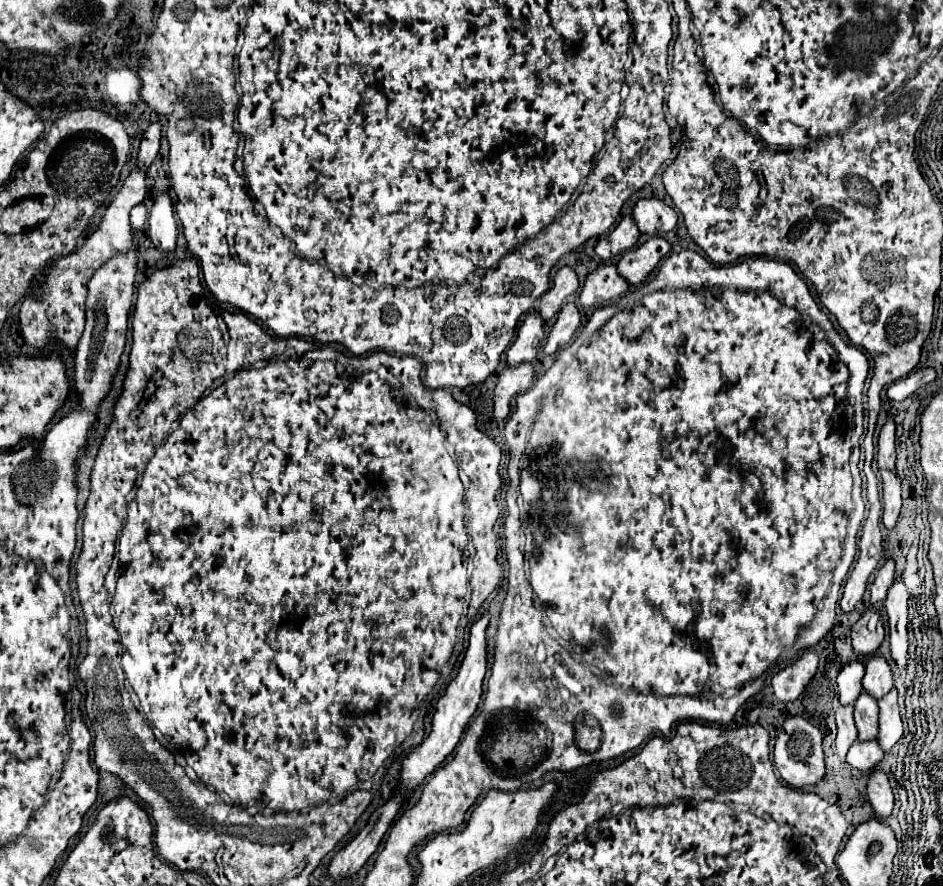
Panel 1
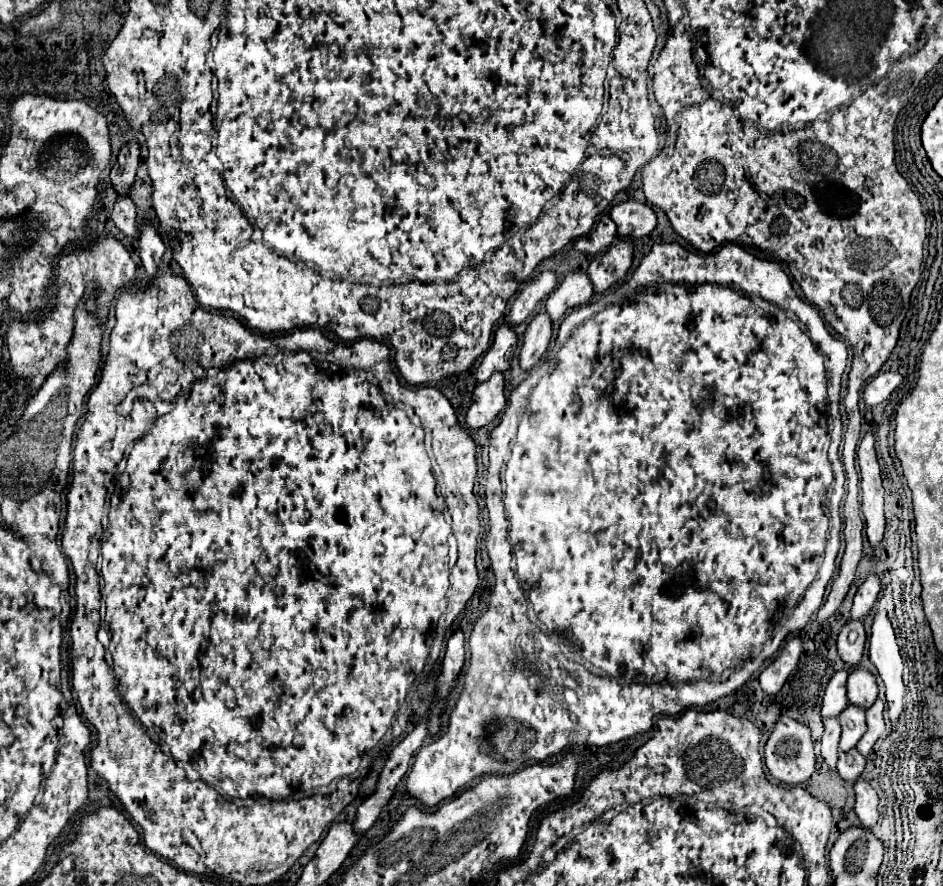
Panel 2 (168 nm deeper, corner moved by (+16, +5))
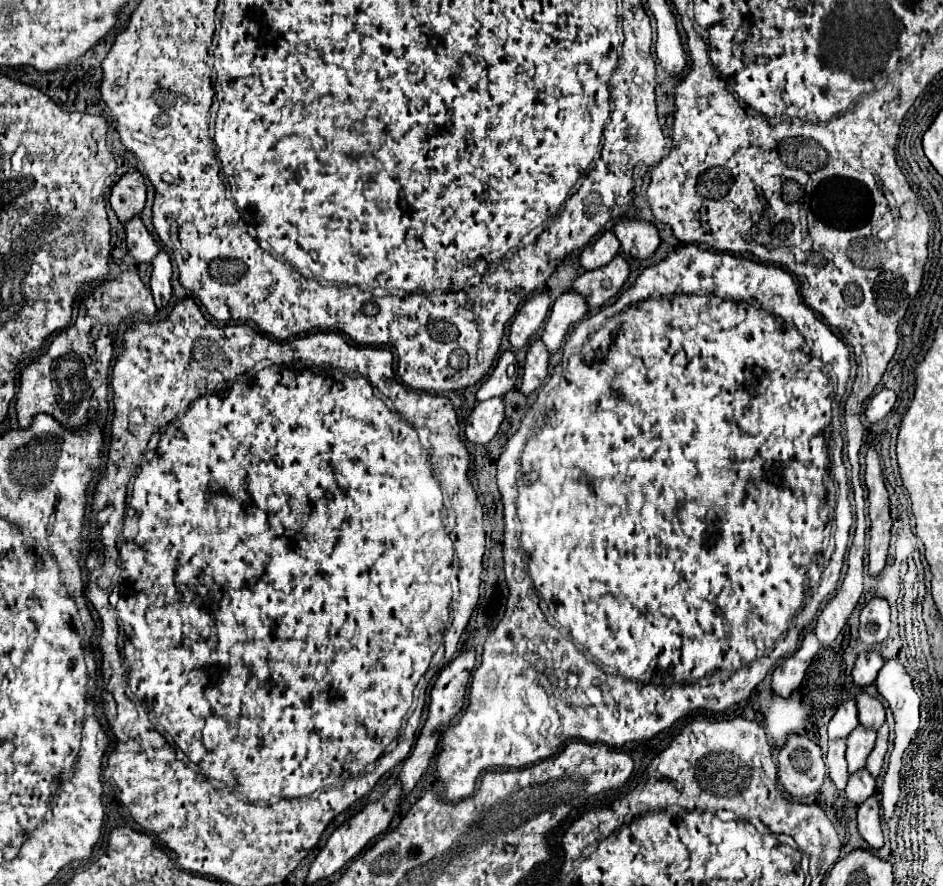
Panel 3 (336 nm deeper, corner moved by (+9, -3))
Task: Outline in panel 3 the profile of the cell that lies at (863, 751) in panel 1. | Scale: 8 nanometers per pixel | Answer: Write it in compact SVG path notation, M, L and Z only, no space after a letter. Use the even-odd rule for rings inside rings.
M859 770L849 776L847 788L845 788L845 796L849 802L863 804L863 800L867 800L873 794L875 794L875 778L867 770Z

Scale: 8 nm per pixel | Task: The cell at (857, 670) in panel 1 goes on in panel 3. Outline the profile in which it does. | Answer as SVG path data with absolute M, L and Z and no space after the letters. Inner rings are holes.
M849 698L845 704L837 708L835 716L829 722L829 740L847 738L855 730L855 726L859 726L857 708L855 708L855 700Z

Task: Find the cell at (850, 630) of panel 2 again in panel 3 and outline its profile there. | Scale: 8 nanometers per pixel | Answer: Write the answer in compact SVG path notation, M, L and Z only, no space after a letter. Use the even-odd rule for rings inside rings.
M865 652L865 654L859 654L857 662L855 662L855 668L853 668L853 680L859 688L865 688L869 684L875 682L879 670L883 668L885 660L879 652Z

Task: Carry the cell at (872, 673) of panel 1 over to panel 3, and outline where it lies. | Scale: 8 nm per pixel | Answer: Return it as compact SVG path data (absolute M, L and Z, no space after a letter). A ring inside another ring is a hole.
M869 694L857 696L857 714L859 714L859 724L865 728L871 728L871 730L879 730L885 722L883 704Z

